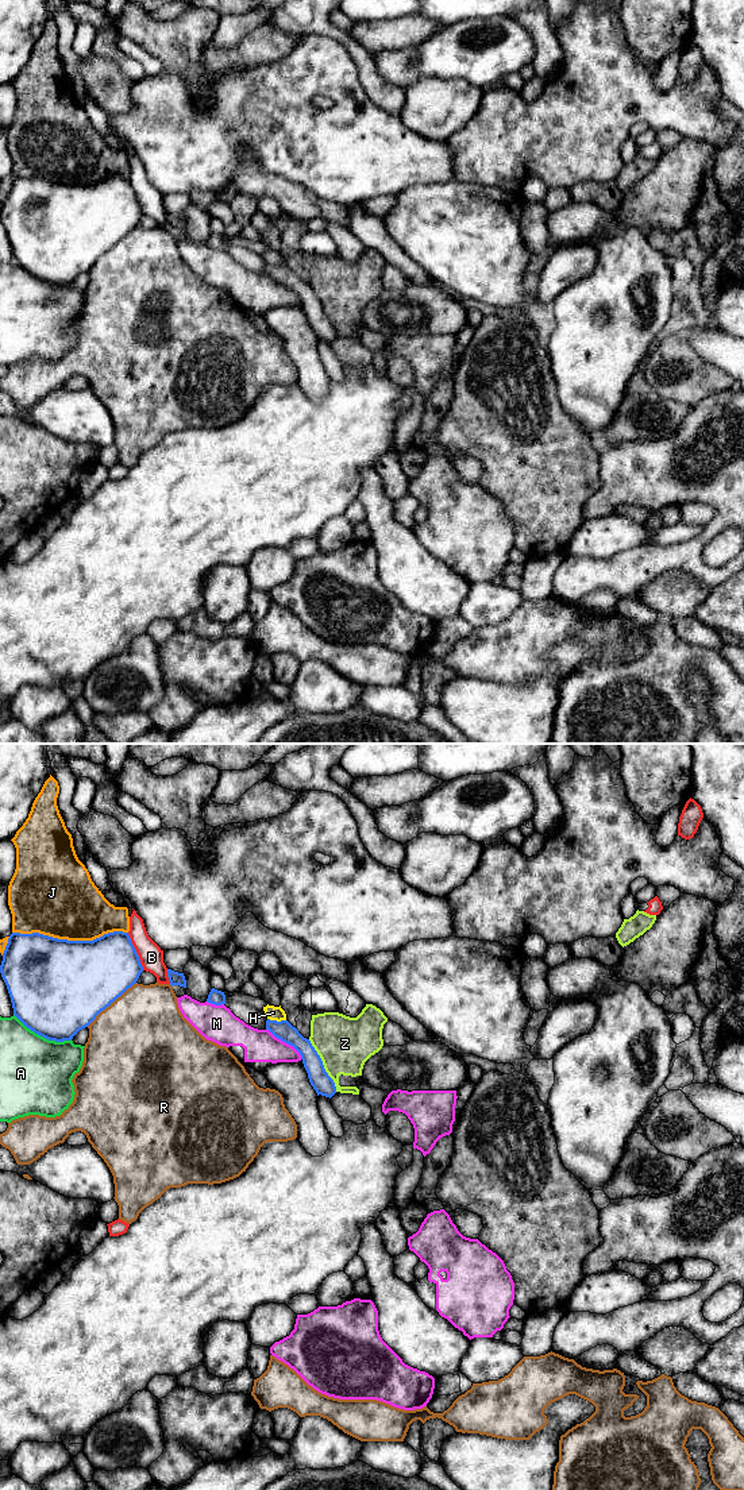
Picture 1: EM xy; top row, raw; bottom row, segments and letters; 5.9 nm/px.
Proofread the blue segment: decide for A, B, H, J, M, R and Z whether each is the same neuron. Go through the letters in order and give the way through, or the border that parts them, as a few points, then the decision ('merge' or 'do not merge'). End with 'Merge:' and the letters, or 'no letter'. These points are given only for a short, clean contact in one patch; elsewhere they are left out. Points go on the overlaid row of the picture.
A: do not merge
B: do not merge
H: along xy (268, 1018), (285, 1021) | do not merge
J: do not merge
M: do not merge
R: do not merge
Z: do not merge
Merge: no letter

